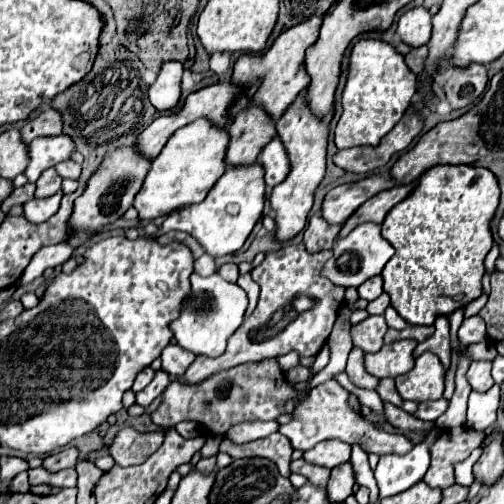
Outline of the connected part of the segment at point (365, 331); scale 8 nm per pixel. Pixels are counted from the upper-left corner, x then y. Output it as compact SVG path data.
M368 316L366 320L354 324L350 334L352 334L354 346L362 348L364 352L376 352L384 346L382 338L384 338L386 330L388 330L388 326L386 326L384 316Z

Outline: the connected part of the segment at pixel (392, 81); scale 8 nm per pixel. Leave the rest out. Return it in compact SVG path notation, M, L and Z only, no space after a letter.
M362 38L354 44L348 62L348 80L342 92L342 116L334 130L334 142L338 148L352 146L376 146L404 116L410 106L410 98L416 92L416 74L406 66L404 56L394 44Z

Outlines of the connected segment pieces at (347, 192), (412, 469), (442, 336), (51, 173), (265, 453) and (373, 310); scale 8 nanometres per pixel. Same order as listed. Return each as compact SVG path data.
M372 174L360 182L352 184L340 184L332 188L322 204L322 218L328 224L344 224L354 210L370 200L374 194L392 188L394 182L390 180L388 174Z
M440 428L430 430L426 438L404 456L394 456L394 454L380 456L380 462L374 470L374 478L380 488L380 498L400 494L424 478L430 466L430 448L432 442L438 440L438 434Z
M442 314L440 318L436 318L434 326L436 326L436 332L432 334L432 338L428 338L428 340L424 340L424 342L420 342L420 344L416 346L414 356L420 356L420 354L424 354L426 350L430 350L430 352L434 352L434 354L444 362L444 366L448 368L448 364L450 364L450 320L448 320L448 316Z
M48 168L42 172L42 176L38 178L36 182L36 198L48 198L48 196L54 196L58 190L60 190L60 184L62 184L62 178L56 174L54 168Z
M274 432L266 438L258 438L246 444L234 444L232 440L228 440L226 436L220 442L220 452L230 454L232 458L252 458L252 456L262 456L268 458L272 462L276 462L278 470L282 476L290 476L290 460L292 460L292 444L286 436L282 436L280 432Z
M382 292L376 300L372 300L370 304L368 304L368 314L384 314L384 310L390 306L390 296L386 294L386 292Z

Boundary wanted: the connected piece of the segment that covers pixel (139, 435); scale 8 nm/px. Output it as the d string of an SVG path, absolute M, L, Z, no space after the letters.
M122 428L110 446L110 454L120 466L142 464L150 454L154 454L164 442L166 430L156 432L136 432L132 428Z

